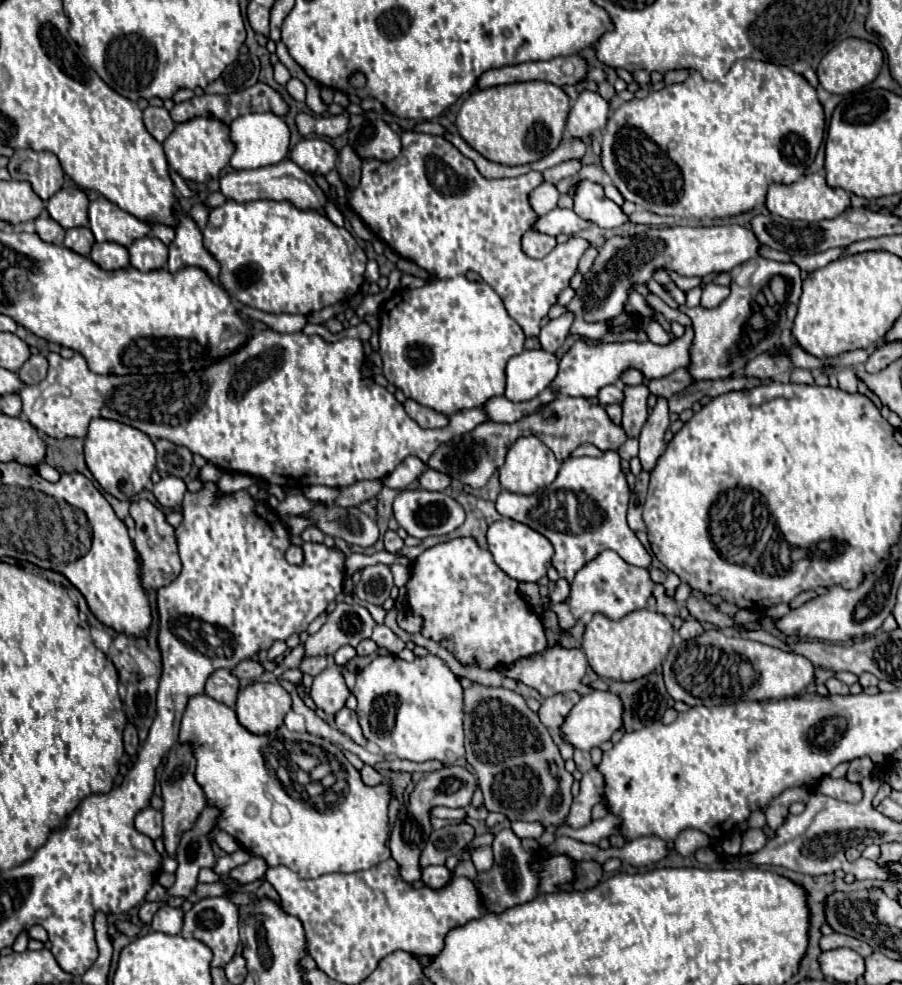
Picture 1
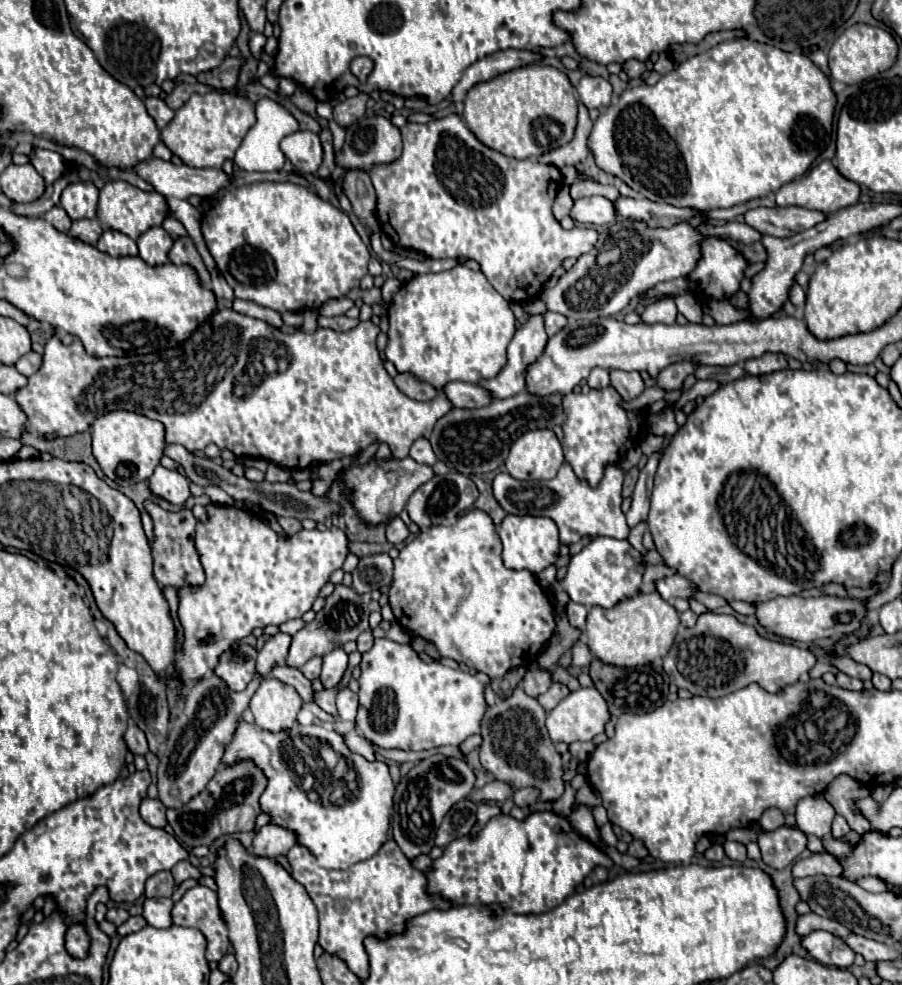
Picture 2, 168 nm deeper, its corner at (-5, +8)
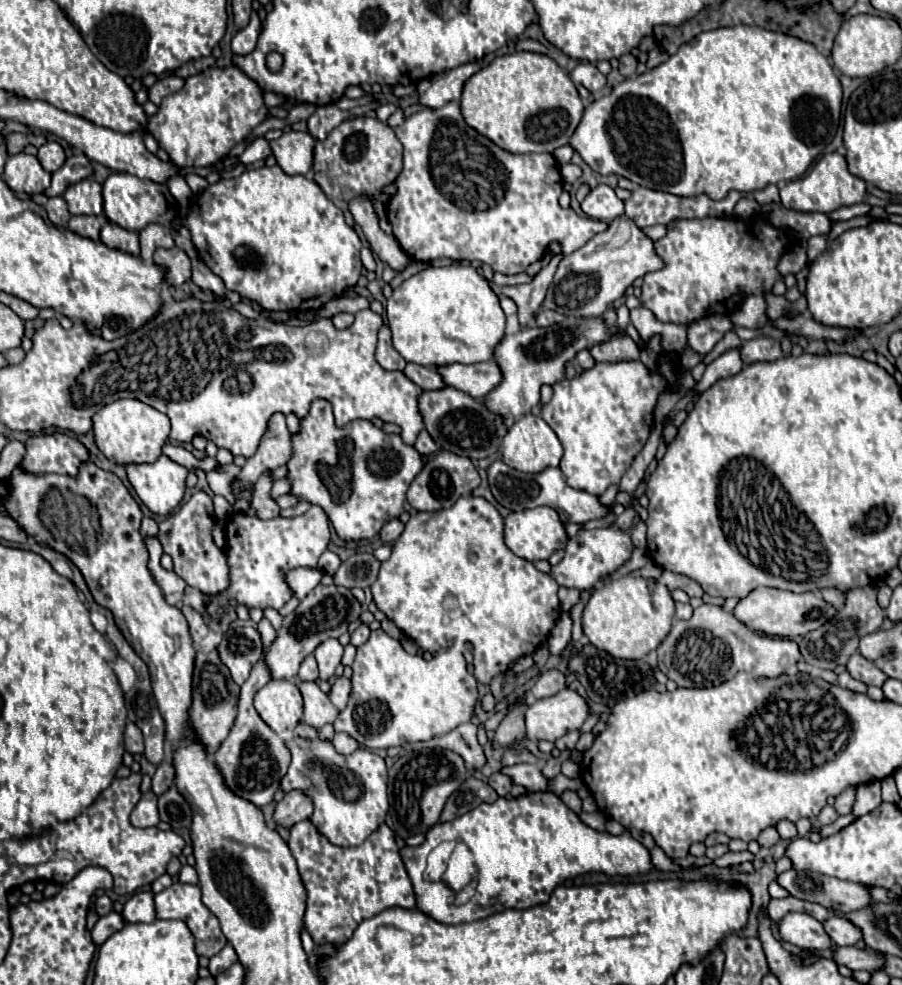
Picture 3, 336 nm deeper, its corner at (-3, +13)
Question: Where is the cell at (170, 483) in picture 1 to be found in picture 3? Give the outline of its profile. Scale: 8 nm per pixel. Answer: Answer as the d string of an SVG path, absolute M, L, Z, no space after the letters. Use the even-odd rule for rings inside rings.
M160 455L154 463L128 465L128 479L138 493L140 501L158 515L170 513L184 497L188 469L170 461L166 455Z

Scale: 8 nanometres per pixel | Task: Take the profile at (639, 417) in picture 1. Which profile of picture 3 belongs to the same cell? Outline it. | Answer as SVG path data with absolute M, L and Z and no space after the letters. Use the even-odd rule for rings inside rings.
M618 333L612 337L612 341L608 341L604 345L594 345L590 349L590 353L596 361L604 361L604 363L620 363L620 361L638 361L640 359L640 349L636 347L636 343L628 335L620 337Z

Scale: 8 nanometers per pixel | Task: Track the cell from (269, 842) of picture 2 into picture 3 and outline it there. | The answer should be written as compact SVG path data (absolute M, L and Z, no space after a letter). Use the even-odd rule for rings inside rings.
M290 791L284 795L284 799L276 805L274 811L274 823L278 827L294 827L294 823L308 819L312 815L312 801L300 793L300 791Z

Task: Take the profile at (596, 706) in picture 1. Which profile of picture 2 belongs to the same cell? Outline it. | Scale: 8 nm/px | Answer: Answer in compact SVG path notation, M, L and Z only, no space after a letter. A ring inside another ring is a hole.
M580 688L546 714L546 728L552 742L572 744L576 740L592 740L604 732L608 718L610 712L600 692L596 688Z

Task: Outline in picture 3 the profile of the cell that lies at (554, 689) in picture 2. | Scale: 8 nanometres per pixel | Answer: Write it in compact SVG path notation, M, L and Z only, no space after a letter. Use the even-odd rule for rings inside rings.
M552 669L552 671L546 671L538 677L538 681L536 681L536 685L532 687L530 693L532 693L534 699L544 699L544 697L550 697L550 695L556 695L564 687L566 687L564 673Z

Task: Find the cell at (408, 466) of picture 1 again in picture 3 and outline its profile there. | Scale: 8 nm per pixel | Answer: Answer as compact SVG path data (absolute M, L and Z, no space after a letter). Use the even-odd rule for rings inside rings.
M420 431L414 447L416 447L416 451L418 451L420 455L426 455L426 457L430 457L430 455L436 453L436 443L434 443L432 437L428 435L428 431Z

